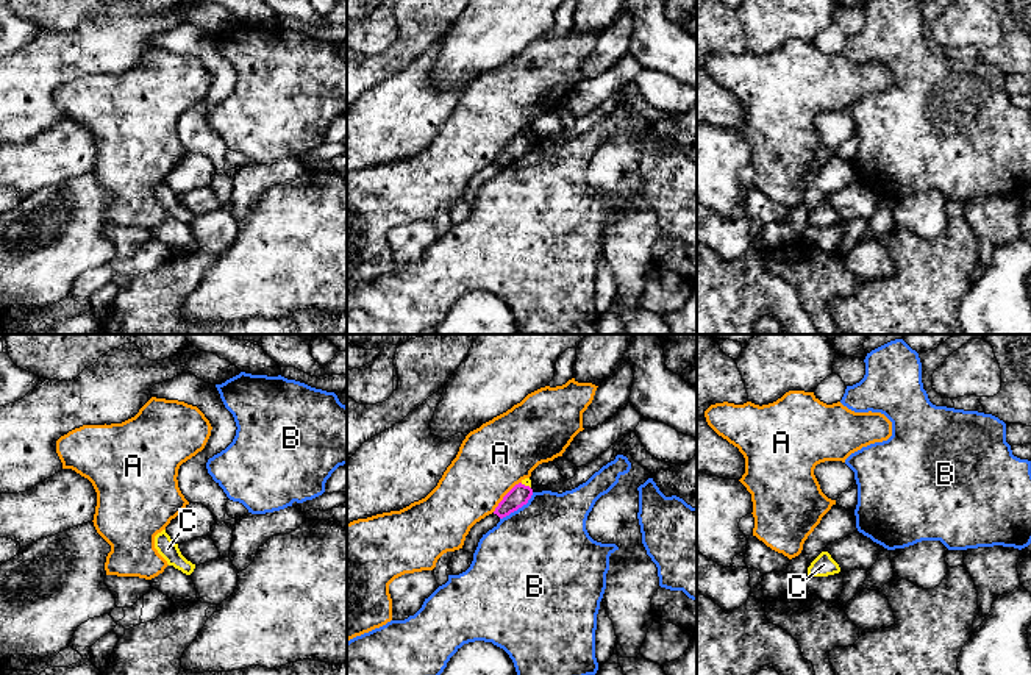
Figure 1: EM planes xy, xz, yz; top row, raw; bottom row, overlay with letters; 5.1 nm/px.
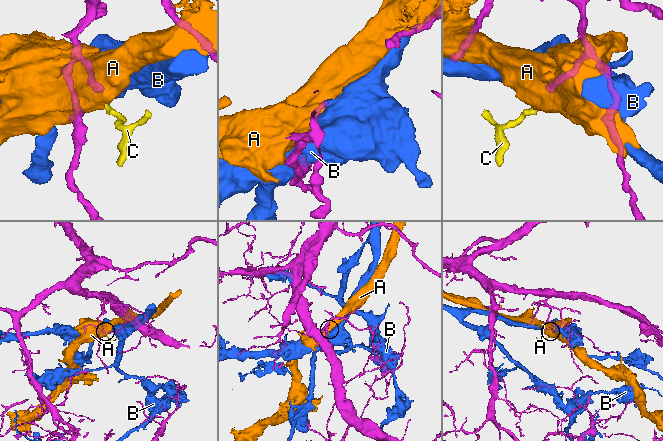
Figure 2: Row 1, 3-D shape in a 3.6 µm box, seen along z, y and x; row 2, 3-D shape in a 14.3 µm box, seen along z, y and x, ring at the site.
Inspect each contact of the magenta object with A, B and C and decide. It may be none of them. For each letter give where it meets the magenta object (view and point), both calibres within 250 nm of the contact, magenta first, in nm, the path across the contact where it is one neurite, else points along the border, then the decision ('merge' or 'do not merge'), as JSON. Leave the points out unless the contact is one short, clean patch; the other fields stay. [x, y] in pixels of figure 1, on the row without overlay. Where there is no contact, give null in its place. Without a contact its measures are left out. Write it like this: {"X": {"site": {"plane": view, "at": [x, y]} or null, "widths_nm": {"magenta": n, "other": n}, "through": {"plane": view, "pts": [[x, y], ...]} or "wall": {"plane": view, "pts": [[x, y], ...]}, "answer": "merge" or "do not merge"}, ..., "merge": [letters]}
{"A": {"site": {"plane": "xz", "at": [505, 146]}, "widths_nm": {"magenta": 110, "other": 360}, "answer": "do not merge"}, "B": {"site": {"plane": "xz", "at": [517, 158]}, "widths_nm": {"magenta": 110, "other": 480}, "answer": "do not merge"}, "C": {"site": {"plane": "xz", "at": [524, 135]}, "widths_nm": {"magenta": 110, "other": 50}, "through": {"plane": "xz", "pts": [[519, 146], [524, 135], [527, 132]]}, "answer": "merge"}, "merge": ["C"]}

